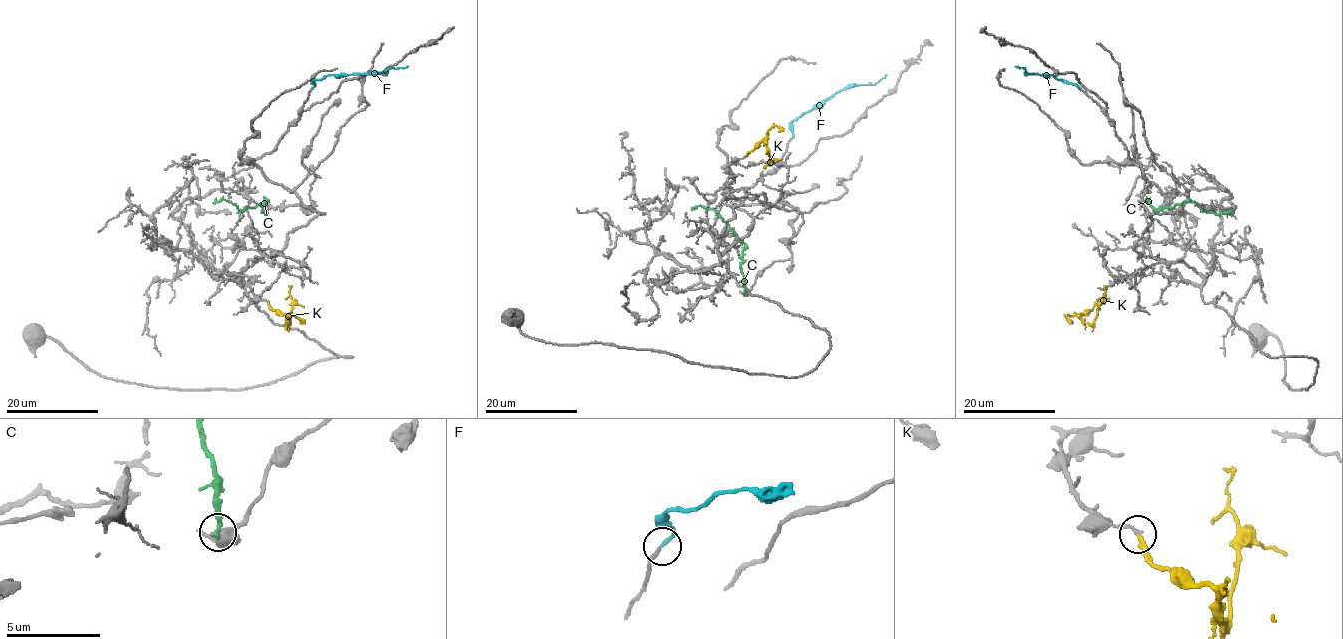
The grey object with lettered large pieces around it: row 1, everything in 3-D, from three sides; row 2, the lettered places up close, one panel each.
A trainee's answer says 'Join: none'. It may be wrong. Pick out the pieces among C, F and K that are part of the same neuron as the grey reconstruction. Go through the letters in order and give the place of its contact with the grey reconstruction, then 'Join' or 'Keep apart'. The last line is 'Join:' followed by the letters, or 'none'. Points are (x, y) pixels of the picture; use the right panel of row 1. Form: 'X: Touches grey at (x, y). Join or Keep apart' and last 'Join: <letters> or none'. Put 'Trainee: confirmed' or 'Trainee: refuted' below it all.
C: Touches grey at (1232, 212). Keep apart
F: Touches grey at (1079, 88). Join
K: Touches grey at (1096, 302). Keep apart
Join: F
Trainee: refuted

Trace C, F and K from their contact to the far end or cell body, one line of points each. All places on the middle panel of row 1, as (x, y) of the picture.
C: (744, 292), (740, 264), (745, 245), (713, 209), (701, 206), (692, 210)
F: (790, 139), (791, 122), (804, 113), (843, 89), (874, 84), (886, 74)
K: (746, 156), (765, 139), (770, 157), (769, 164), (767, 163)

